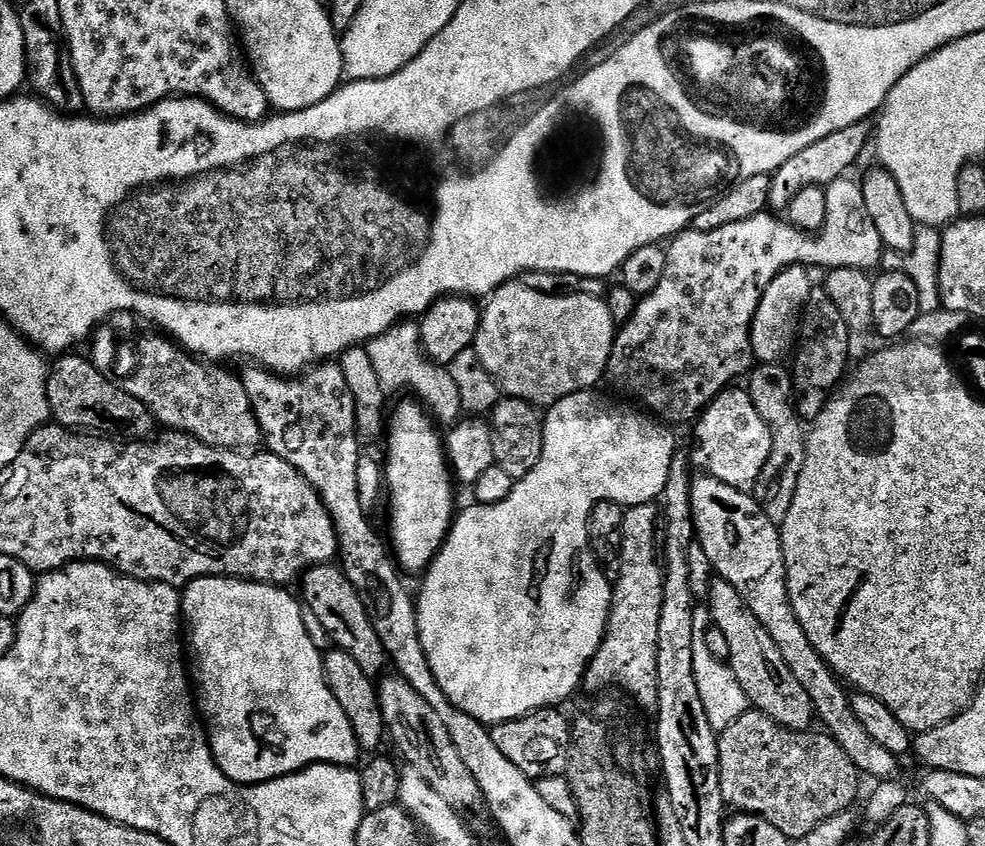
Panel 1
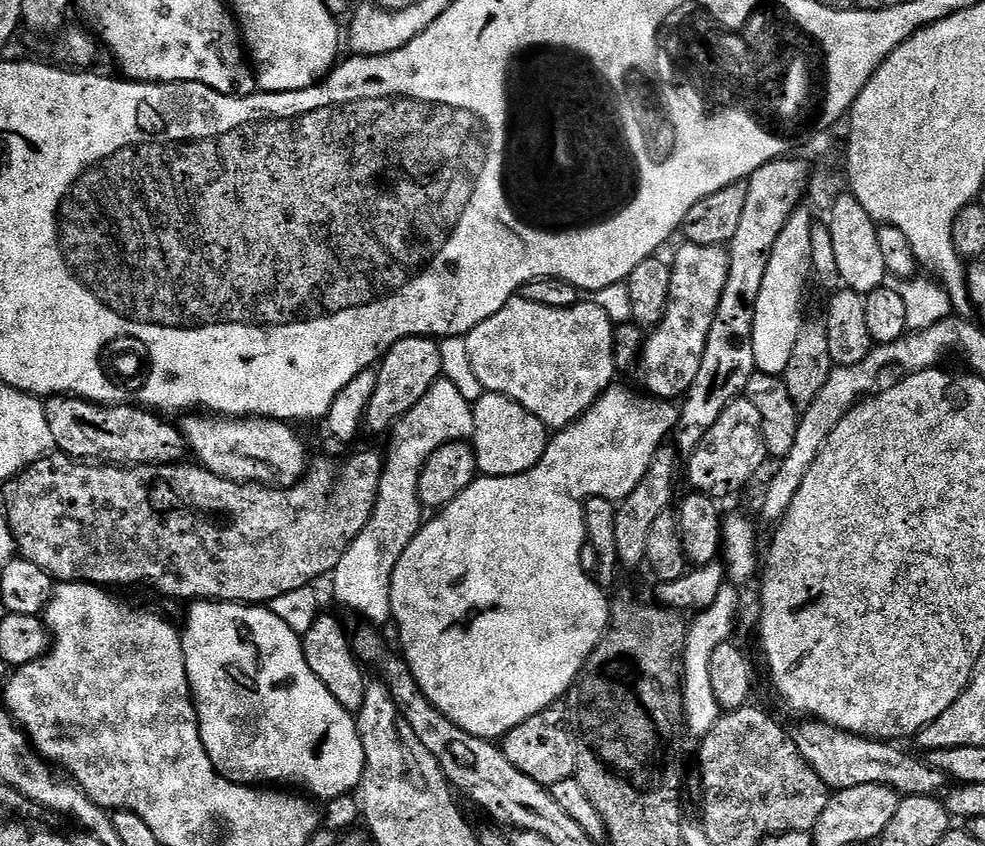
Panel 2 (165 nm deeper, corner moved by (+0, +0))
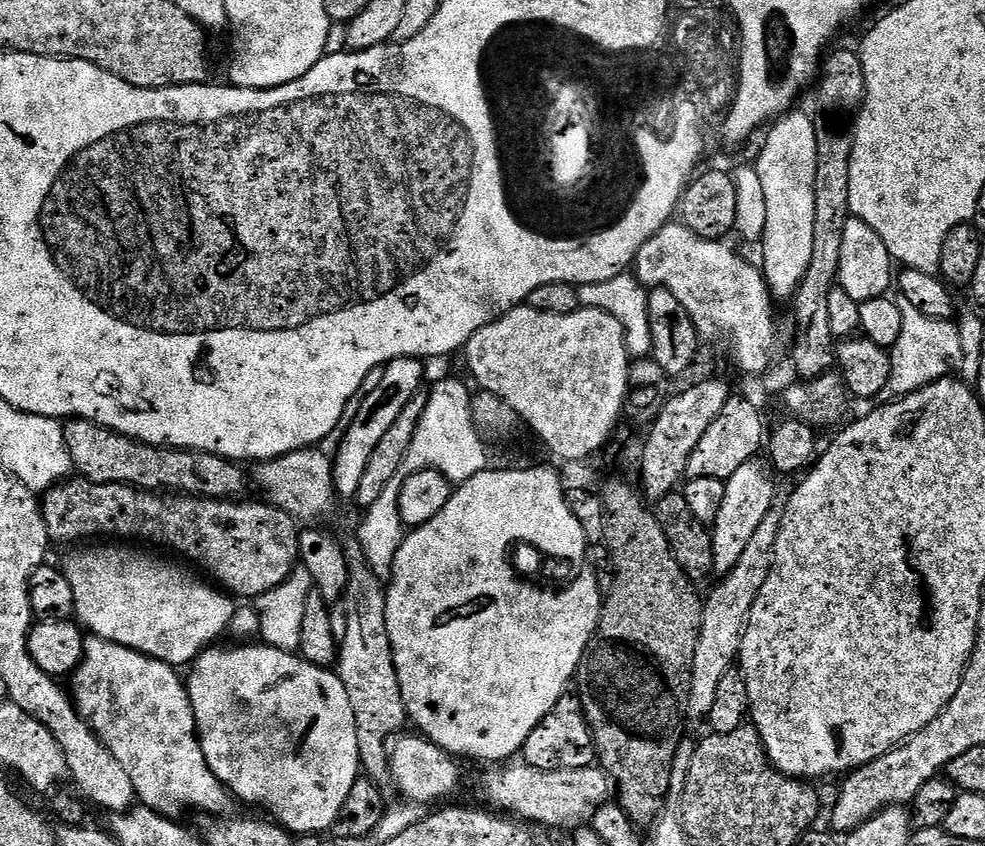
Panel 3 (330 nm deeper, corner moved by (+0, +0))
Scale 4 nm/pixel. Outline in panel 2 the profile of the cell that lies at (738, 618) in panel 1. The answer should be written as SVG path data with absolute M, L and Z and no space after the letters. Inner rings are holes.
M805 719L796 729L791 729L791 738L798 746L798 754L822 778L830 790L841 792L850 786L870 786L884 784L894 788L901 797L936 796L949 787L950 778L942 770L934 770L923 759L903 752L900 746L887 740L873 740L866 736L855 736L833 724L823 724L821 720Z

